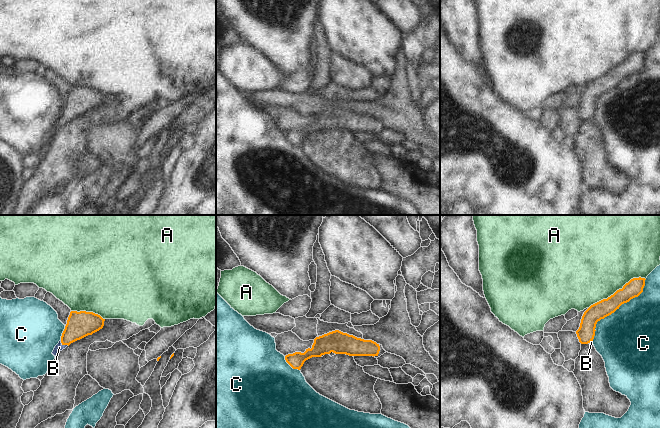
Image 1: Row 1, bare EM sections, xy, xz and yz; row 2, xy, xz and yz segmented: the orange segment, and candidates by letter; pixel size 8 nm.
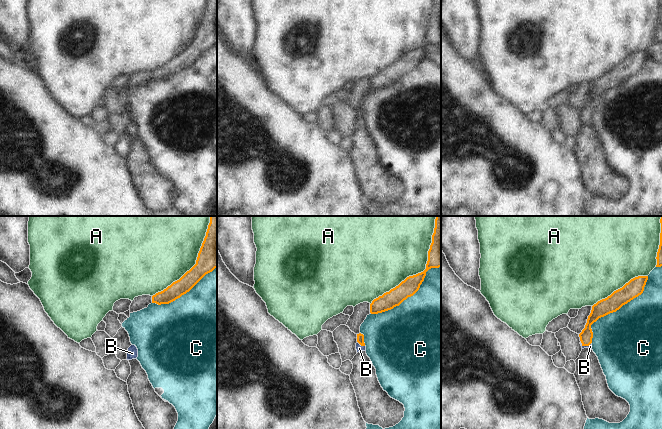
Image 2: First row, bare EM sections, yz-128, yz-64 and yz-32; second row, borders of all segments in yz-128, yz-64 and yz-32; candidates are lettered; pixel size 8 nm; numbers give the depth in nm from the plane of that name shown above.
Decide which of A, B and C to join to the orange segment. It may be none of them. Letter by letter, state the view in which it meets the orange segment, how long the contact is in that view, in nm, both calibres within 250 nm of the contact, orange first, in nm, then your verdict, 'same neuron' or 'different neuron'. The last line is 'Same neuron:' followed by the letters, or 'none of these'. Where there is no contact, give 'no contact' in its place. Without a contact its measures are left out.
A: contact in yz; length 500 nm; calibres 140 and 500 nm; different neuron
B: contact in xy; length 80 nm; calibres 200 and 70 nm; same neuron
C: contact in yz; length 650 nm; calibres 140 and 480 nm; different neuron
Same neuron: B

